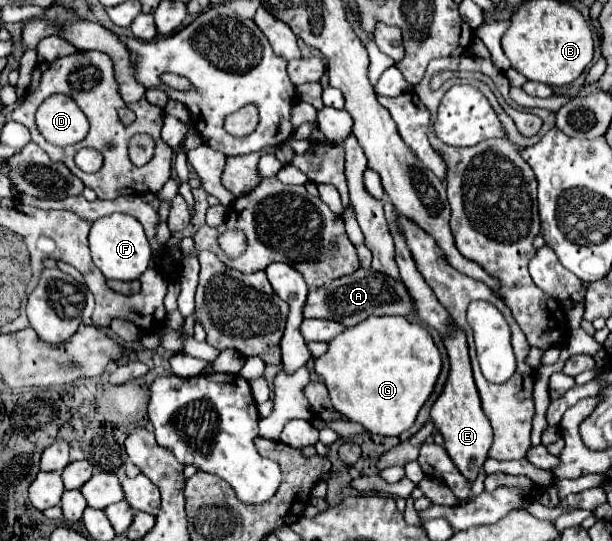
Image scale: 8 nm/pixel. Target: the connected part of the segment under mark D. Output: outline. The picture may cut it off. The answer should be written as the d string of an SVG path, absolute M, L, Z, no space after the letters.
M52 94L36 112L38 130L50 144L72 146L88 134L88 120L70 96Z

